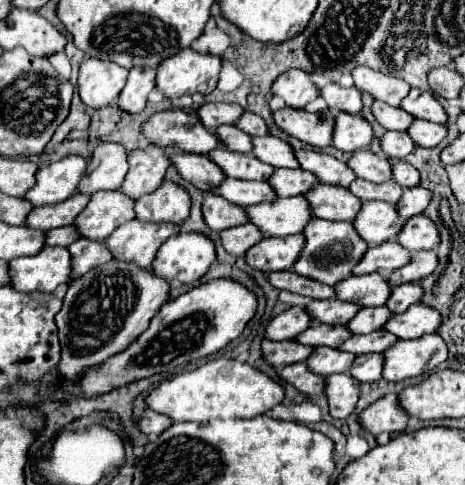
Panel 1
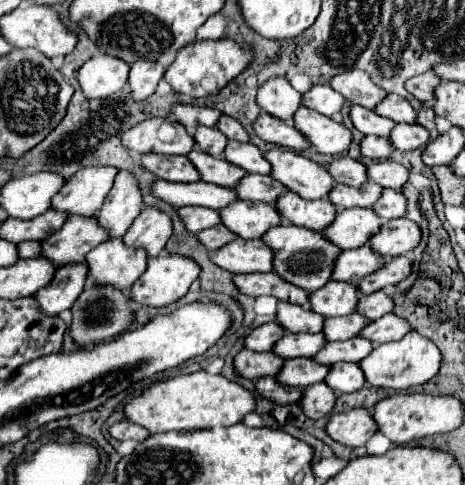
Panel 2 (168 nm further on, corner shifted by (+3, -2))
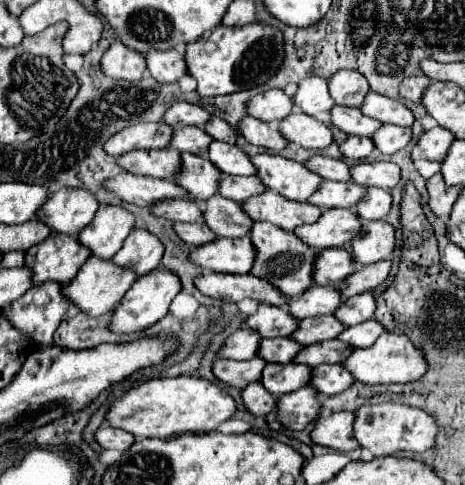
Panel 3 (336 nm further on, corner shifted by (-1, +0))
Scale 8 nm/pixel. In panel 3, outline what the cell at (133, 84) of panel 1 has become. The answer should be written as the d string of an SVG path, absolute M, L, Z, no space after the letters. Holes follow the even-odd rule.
M175 48L149 50L147 52L147 70L151 72L151 76L157 82L169 84L169 82L177 82L187 72L187 64L185 64L183 54L179 54Z

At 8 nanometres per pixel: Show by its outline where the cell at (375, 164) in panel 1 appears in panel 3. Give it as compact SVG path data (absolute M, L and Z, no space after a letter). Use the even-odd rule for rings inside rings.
M311 156L305 162L307 170L319 174L323 180L337 180L337 182L349 182L351 174L349 174L349 166L343 160L335 160L335 158L325 158L325 156Z

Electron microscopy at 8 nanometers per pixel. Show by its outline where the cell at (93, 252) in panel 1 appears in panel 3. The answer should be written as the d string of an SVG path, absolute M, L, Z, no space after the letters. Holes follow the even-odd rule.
M57 282L33 286L17 302L13 302L9 310L5 310L11 326L29 336L39 348L53 344L53 332L69 308L69 302L63 298L61 288L63 286Z

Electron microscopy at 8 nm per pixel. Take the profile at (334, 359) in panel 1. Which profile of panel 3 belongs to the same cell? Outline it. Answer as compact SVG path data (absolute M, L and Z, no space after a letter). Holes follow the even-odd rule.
M267 364L261 376L261 384L273 394L281 396L287 392L295 392L307 386L311 378L311 368L301 364Z

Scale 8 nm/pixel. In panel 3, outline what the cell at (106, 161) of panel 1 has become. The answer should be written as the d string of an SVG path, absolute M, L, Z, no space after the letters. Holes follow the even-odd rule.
M59 190L35 212L35 218L55 234L77 236L95 216L97 200L87 190Z

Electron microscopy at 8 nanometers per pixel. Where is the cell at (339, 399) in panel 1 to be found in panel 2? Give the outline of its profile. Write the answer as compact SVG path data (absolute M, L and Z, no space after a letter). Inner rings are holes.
M325 382L311 384L309 388L303 390L303 398L301 398L301 406L305 414L313 420L327 416L333 410L335 402L337 402L337 394L331 392L331 388L327 388Z

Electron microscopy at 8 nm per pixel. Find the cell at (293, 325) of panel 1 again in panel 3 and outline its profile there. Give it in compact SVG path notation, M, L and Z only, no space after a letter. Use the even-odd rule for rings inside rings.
M237 330L233 332L225 344L219 348L217 358L225 358L225 360L249 360L255 358L257 346L259 346L259 334L255 334L253 330Z

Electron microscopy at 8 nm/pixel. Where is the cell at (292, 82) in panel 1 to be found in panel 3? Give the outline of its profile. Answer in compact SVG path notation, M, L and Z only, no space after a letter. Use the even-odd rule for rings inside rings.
M269 90L265 94L257 94L247 102L247 114L263 120L263 122L279 122L287 114L291 114L293 98L283 90Z

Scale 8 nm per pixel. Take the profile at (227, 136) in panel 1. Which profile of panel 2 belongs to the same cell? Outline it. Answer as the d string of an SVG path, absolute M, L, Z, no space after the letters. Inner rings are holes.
M199 126L197 134L193 138L201 146L203 152L207 152L211 156L217 156L217 158L223 158L223 148L227 146L227 138L217 128Z

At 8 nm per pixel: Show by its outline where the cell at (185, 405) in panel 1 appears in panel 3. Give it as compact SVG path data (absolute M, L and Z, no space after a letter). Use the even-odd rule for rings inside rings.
M197 376L177 378L151 378L137 388L131 388L121 398L115 398L105 414L105 422L113 428L131 432L137 440L143 438L169 438L183 432L211 432L221 422L231 418L235 402L223 390Z

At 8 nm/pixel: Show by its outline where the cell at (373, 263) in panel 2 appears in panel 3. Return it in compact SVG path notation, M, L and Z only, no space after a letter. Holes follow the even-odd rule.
M345 248L319 250L315 256L315 284L319 286L335 286L355 270L357 266Z

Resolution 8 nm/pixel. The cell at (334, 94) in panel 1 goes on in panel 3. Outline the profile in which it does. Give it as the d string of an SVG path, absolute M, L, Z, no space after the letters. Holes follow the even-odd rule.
M311 76L299 82L299 88L293 96L293 104L297 104L305 114L317 116L321 112L329 112L335 102L327 90L327 80L319 76Z

